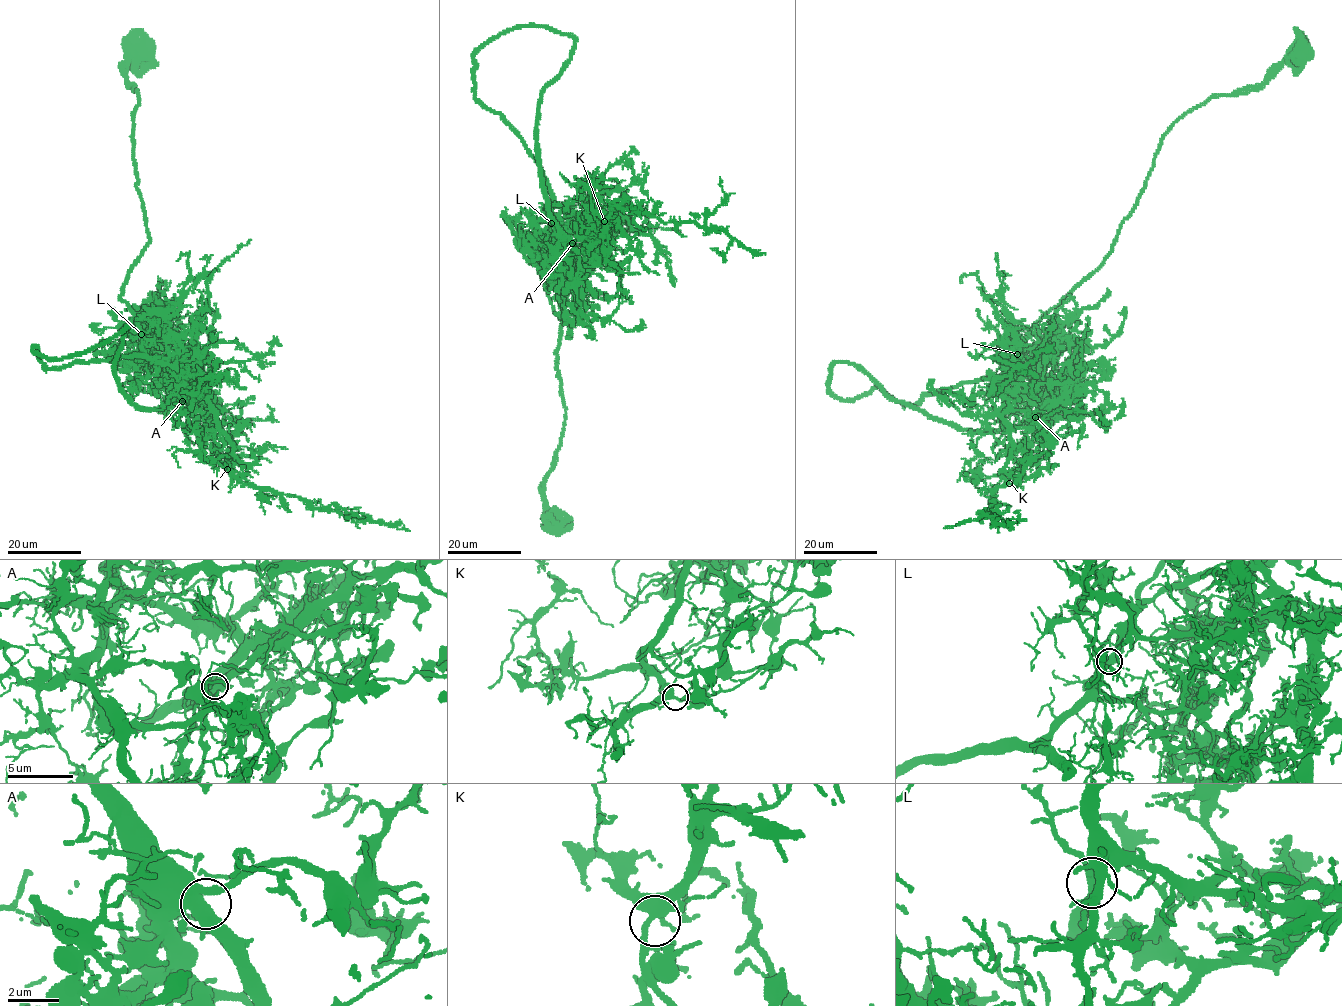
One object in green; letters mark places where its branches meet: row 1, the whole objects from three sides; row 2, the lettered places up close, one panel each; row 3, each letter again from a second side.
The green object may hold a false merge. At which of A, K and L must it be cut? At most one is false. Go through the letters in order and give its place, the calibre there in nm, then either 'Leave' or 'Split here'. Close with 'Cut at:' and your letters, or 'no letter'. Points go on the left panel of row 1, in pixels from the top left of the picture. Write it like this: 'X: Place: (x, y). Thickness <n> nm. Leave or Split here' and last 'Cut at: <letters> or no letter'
A: Place: (182, 401). Thickness 480 nm. Leave
K: Place: (227, 469). Thickness 400 nm. Leave
L: Place: (141, 334). Thickness 380 nm. Leave
Cut at: no letter

